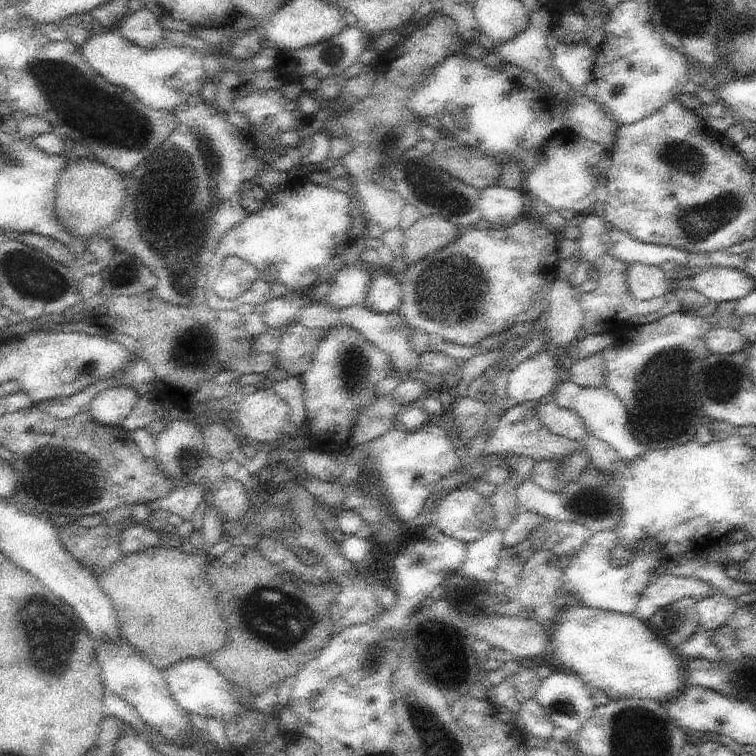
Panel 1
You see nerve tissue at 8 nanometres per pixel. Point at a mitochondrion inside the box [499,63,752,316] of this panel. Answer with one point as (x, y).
(697, 223)

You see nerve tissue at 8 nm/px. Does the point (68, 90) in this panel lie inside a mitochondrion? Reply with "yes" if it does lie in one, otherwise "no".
yes

